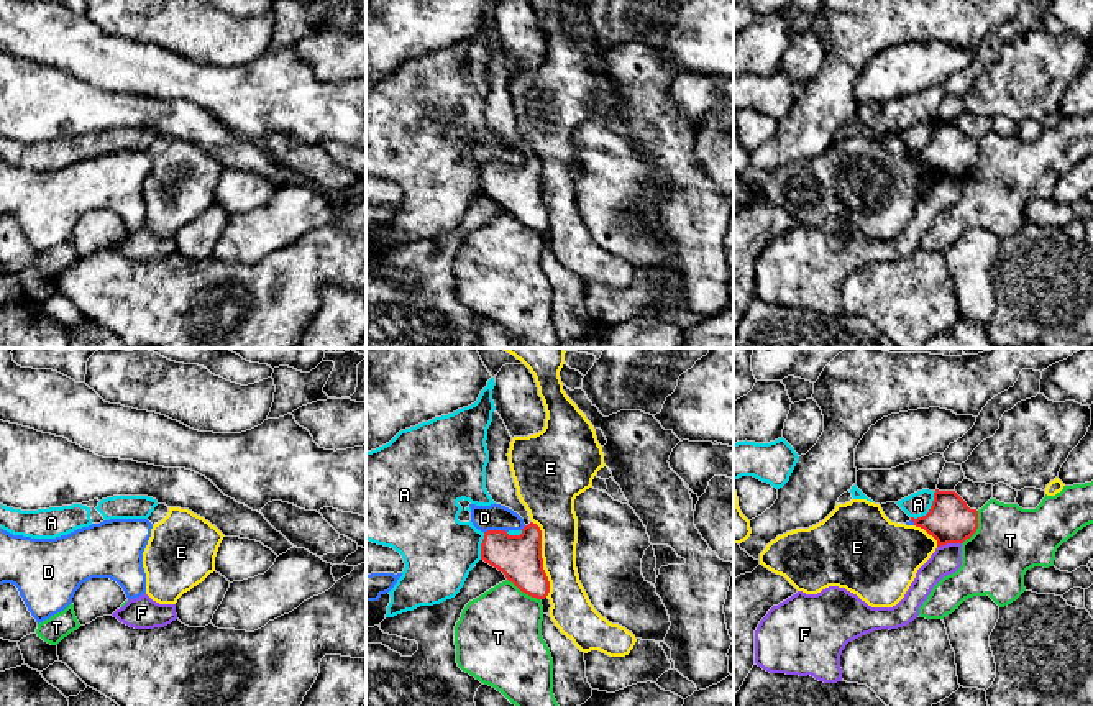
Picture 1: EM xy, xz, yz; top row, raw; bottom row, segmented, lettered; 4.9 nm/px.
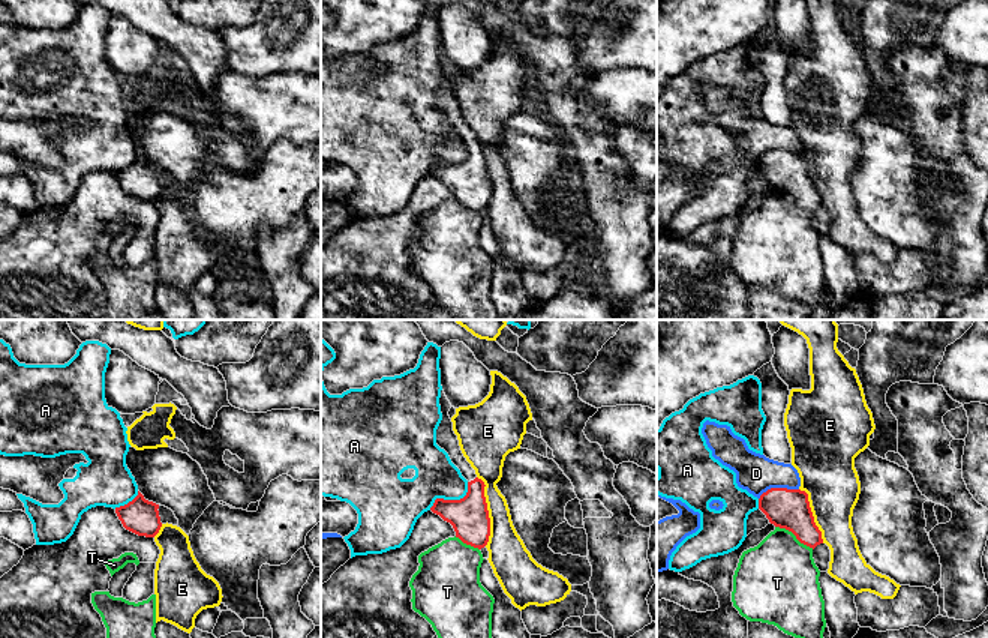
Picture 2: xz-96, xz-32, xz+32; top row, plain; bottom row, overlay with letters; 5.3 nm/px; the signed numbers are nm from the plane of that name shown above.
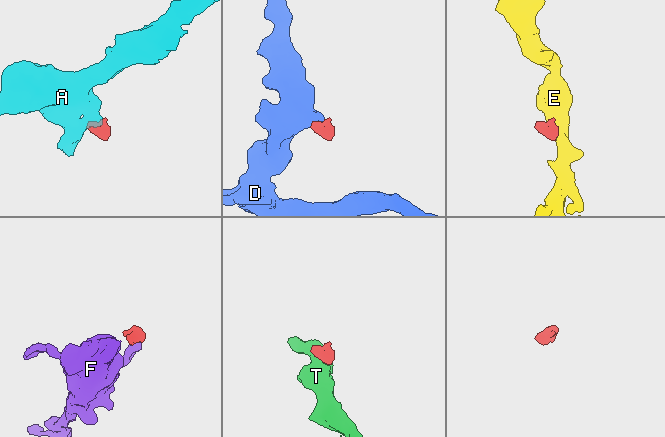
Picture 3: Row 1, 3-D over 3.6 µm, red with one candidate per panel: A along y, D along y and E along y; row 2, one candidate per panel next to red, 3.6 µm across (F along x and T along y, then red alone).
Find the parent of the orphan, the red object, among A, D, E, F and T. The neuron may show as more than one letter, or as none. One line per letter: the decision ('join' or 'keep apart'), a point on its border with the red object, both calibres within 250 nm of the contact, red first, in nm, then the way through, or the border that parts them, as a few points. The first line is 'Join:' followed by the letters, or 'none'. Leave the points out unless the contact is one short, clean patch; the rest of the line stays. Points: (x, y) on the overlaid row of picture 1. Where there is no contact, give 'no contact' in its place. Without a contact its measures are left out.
Join: none
A: keep apart; meets red in yz at (929, 509); 220 nm thick on the red side, 120 nm on the other; border along yz (936, 491), (931, 508), (924, 514), (911, 518)
D: keep apart; meets red in xz at (494, 531); 220 nm thick on the red side, 130 nm on the other; border along xz (506, 531), (484, 532)
E: keep apart; meets red in xz at (542, 559); 220 nm thick on the red side, 220 nm on the other; border along xz (532, 521), (540, 531), (542, 568), (548, 582), (547, 596)
F: keep apart; meets red in yz at (949, 542); 220 nm thick on the red side, 140 nm on the other; border along yz (960, 542), (947, 542), (937, 547)
T: keep apart; meets red in yz at (977, 527); 220 nm thick on the red side, 340 nm on the other; border along yz (978, 511), (978, 527), (962, 544)

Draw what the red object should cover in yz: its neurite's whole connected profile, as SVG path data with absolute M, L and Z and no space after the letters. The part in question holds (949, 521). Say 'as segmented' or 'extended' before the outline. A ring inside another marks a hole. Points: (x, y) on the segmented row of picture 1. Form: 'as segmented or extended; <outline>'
as segmented; M935 489L929 512L911 520L932 535L937 547L942 547L970 539L978 529L978 511L970 509L955 491Z

